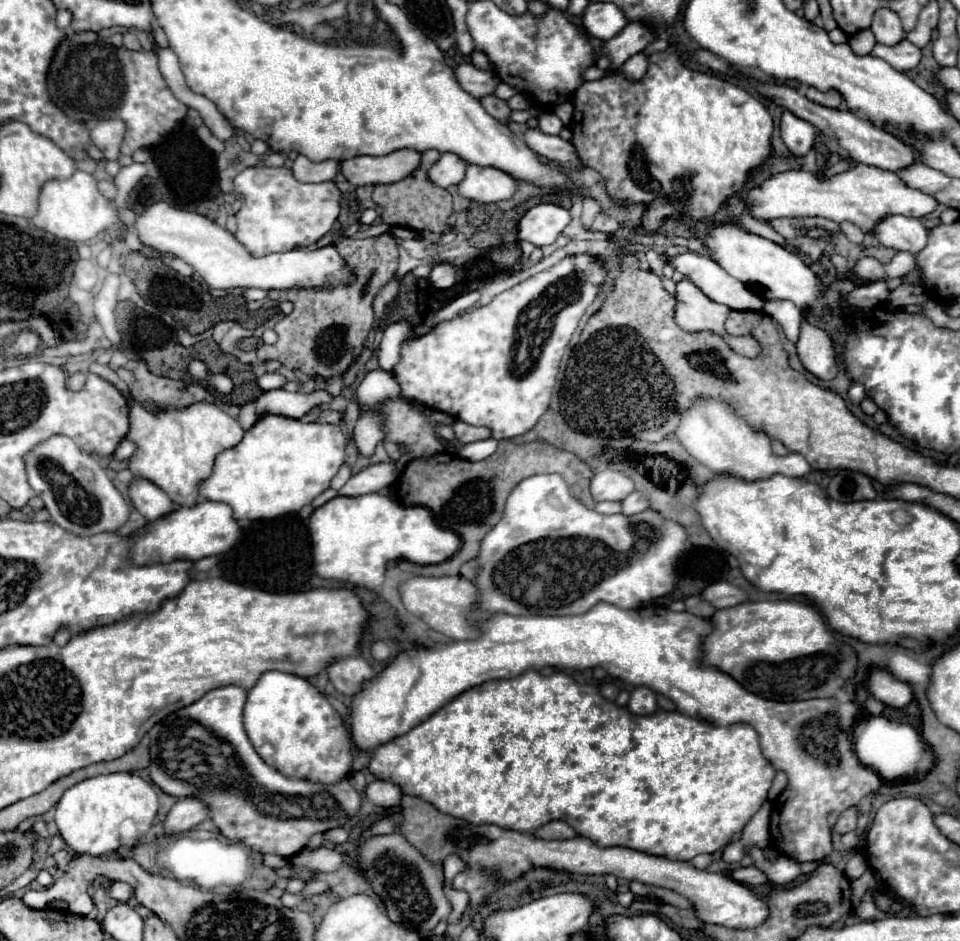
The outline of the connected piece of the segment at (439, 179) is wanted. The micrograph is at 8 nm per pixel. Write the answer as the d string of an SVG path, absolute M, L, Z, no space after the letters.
M442 153L440 161L430 169L428 175L440 187L452 187L464 179L466 169L468 169L468 163L464 159L460 159L454 153Z

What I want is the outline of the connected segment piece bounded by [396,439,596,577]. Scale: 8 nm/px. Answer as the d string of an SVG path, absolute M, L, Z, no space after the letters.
M500 441L498 451L482 461L468 461L460 457L452 457L452 453L436 455L434 459L416 459L402 471L398 477L396 489L404 505L422 505L428 507L436 519L436 523L444 529L450 529L458 533L464 541L462 549L448 561L438 565L406 565L412 573L418 575L458 575L462 563L472 561L480 553L480 543L486 537L486 533L502 519L504 515L504 503L510 495L510 491L526 477L540 475L540 473L558 473L566 479L570 485L572 495L584 503L588 509L596 507L596 501L590 493L590 481L594 477L594 471L588 463L578 459L574 453L554 449L552 445L544 441L534 441L526 445L514 445L510 441Z

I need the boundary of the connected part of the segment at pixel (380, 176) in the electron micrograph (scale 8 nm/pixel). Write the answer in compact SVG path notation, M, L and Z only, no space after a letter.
M400 149L382 157L360 155L342 161L342 173L352 185L386 185L410 177L420 167L420 161L422 153L416 149Z

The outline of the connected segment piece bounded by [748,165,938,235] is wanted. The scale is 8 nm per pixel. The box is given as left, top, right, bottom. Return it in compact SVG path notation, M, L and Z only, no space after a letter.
M856 165L850 171L834 175L832 179L820 179L806 171L786 171L766 179L760 187L748 191L748 203L756 219L778 219L778 217L826 217L836 223L850 221L864 233L874 235L878 223L890 215L904 215L922 219L936 211L938 201L920 191L908 187L896 173L882 171L870 165Z

